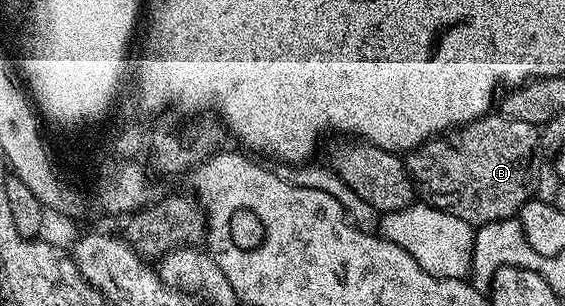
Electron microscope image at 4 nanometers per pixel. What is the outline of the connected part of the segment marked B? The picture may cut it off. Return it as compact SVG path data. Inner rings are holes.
M486 114L413 149L404 157L405 169L424 203L480 226L512 220L528 200L534 199L533 167L540 146L541 138L534 125Z

